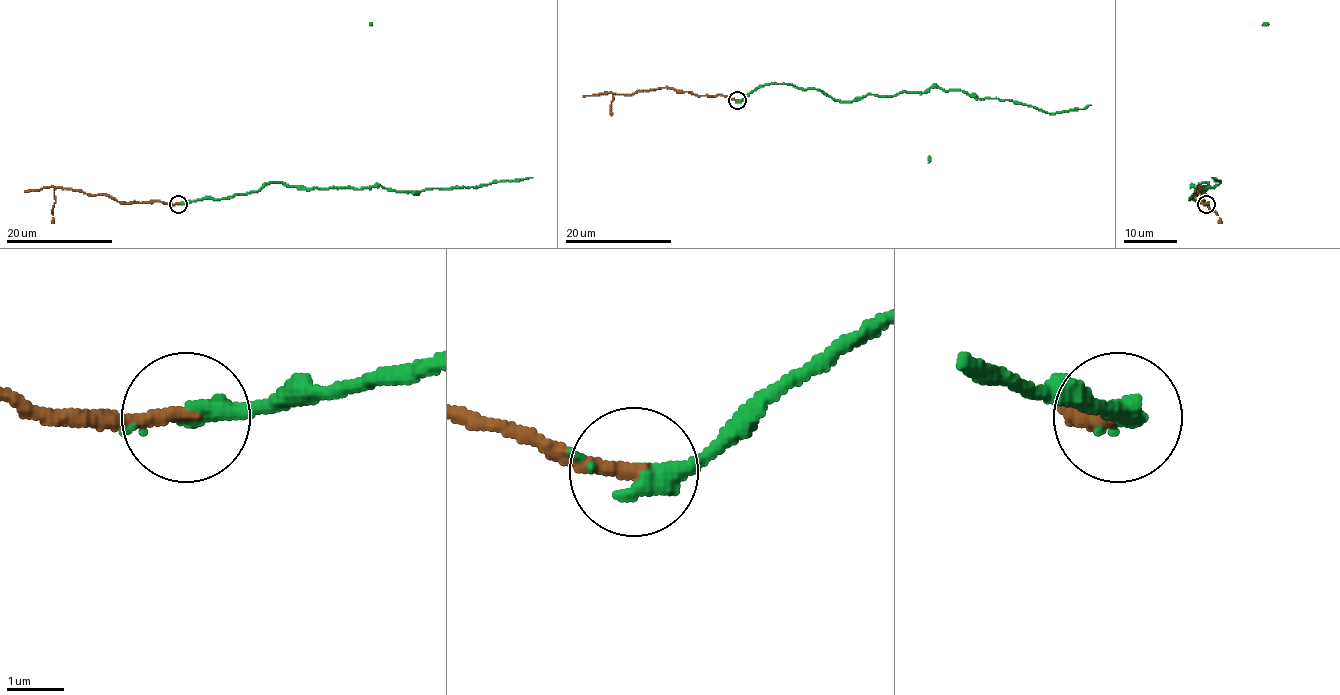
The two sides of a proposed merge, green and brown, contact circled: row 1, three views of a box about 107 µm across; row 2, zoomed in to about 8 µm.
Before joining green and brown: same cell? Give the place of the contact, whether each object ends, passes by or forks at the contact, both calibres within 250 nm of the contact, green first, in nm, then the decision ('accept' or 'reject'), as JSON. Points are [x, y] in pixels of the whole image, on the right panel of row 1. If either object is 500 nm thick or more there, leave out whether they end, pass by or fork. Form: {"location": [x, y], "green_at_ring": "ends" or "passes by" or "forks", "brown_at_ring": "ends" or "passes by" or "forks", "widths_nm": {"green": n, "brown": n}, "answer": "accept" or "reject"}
{"location": [1206, 204], "green_at_ring": "passes by", "brown_at_ring": "ends", "widths_nm": {"green": 280, "brown": 280}, "answer": "accept"}

